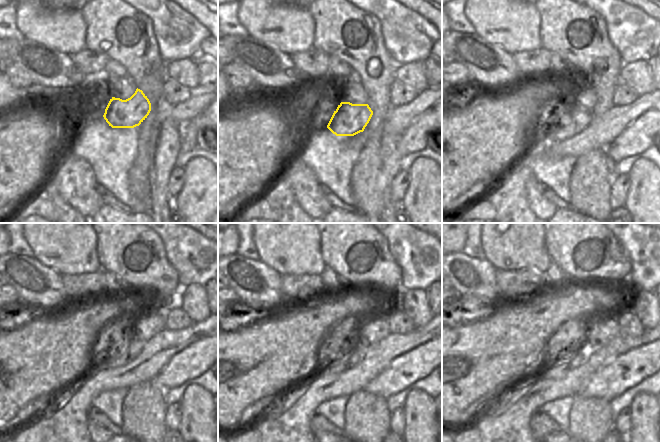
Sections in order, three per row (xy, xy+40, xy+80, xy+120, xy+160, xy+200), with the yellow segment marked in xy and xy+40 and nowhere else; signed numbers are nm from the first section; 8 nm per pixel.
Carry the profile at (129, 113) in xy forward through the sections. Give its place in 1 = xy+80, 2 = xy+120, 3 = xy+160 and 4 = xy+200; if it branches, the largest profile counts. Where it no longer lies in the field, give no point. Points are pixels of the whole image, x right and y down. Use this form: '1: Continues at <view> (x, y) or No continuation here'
1: Continues at xy+80 (579, 119)
2: Continues at xy+120 (133, 346)
3: Continues at xy+160 (353, 358)
4: Continues at xy+200 (559, 369).

